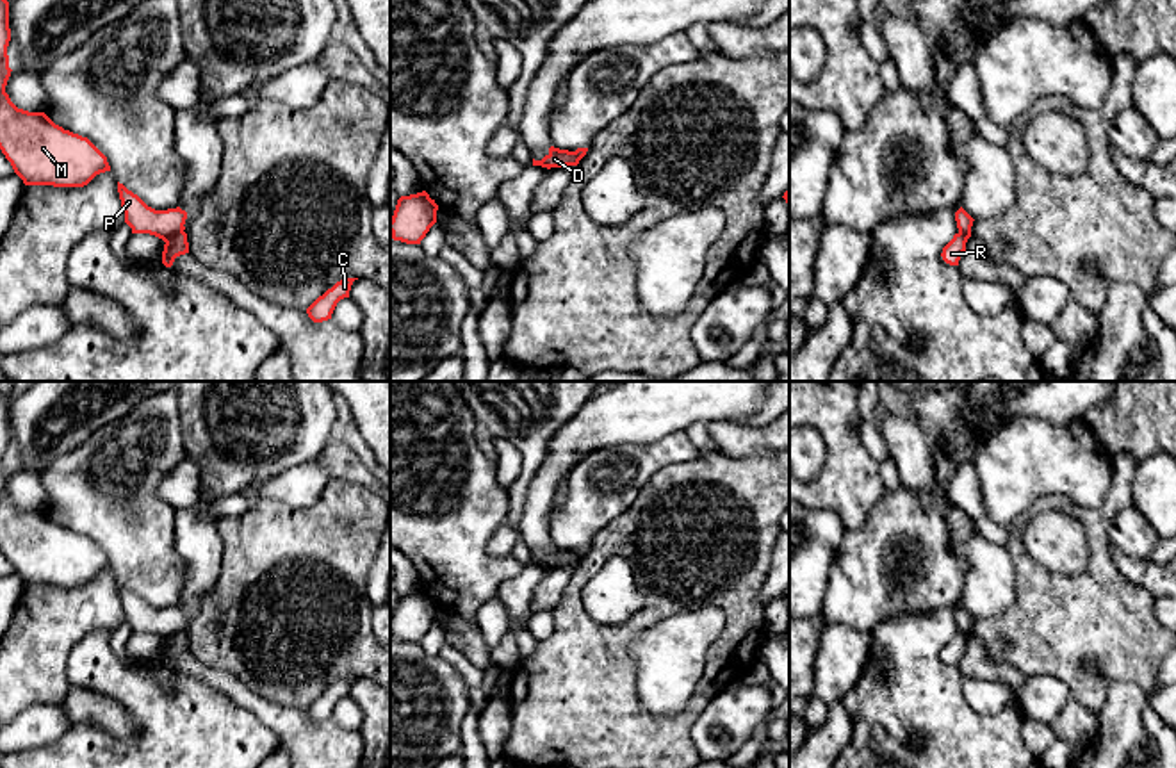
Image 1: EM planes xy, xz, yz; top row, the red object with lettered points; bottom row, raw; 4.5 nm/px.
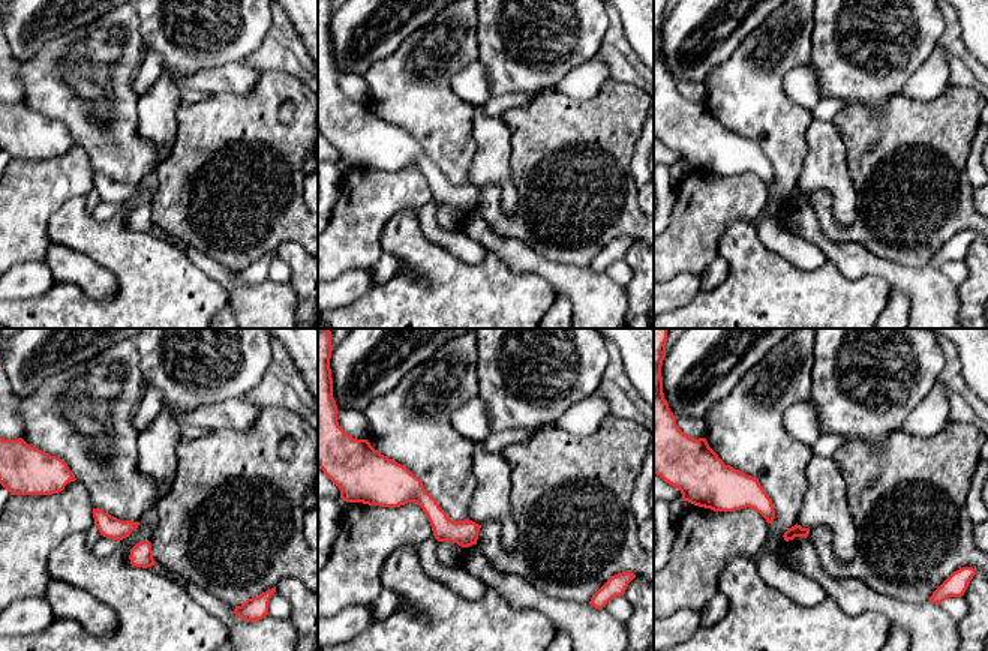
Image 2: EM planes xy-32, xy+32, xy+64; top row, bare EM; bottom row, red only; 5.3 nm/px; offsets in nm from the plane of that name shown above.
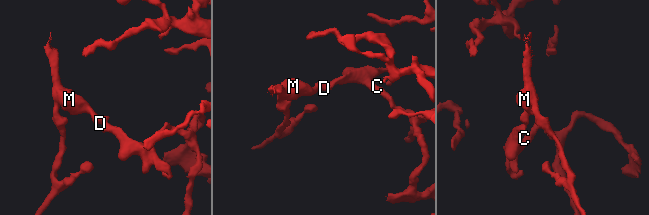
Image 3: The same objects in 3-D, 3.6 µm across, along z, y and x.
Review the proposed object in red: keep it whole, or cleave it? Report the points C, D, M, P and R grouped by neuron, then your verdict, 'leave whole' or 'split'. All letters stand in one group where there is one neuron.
groups C R / D M P; split

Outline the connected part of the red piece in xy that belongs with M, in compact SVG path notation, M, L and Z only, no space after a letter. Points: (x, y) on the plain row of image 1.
M0 394L0 549L25 584L84 586L110 570L87 538L55 524L45 511L18 508L5 492L11 476L9 401Z

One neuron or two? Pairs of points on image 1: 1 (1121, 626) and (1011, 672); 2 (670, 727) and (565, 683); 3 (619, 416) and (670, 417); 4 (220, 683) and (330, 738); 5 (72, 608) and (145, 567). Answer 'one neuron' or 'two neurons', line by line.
1: two neurons
2: one neuron
3: one neuron
4: one neuron
5: two neurons

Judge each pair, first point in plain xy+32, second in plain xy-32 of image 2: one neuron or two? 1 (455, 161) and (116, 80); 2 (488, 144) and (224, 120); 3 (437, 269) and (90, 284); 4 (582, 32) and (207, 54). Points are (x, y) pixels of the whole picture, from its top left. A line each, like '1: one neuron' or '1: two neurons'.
1: one neuron
2: two neurons
3: two neurons
4: one neuron

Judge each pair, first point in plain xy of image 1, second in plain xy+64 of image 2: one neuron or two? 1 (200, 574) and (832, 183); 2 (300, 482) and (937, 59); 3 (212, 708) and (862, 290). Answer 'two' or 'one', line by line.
1: one
2: one
3: one

